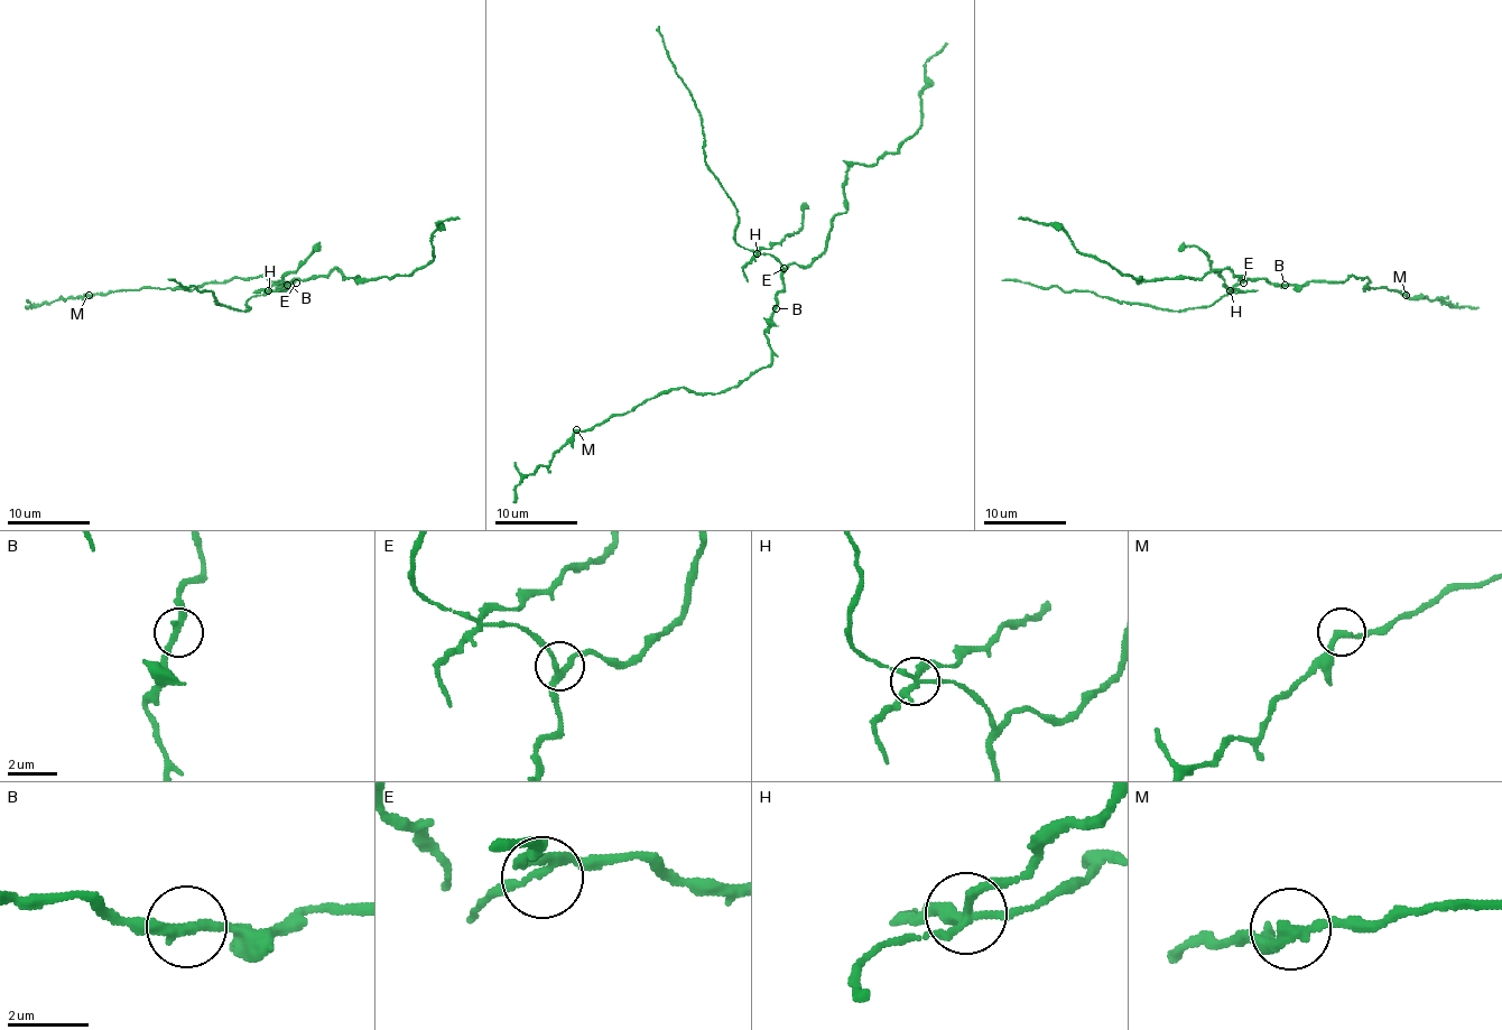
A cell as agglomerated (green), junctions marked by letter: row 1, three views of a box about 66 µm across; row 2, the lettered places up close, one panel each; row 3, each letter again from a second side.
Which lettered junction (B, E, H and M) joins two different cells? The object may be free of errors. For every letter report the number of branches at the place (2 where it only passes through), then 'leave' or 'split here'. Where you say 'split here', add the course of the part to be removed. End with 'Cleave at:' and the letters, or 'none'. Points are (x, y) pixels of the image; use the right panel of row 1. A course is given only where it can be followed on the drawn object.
B: branches 2; leave
E: branches 3; leave
H: branches 4; split here; course (1229, 290), (1201, 250), (1181, 246), (1178, 250)
M: branches 2; leave
Cleave at: H

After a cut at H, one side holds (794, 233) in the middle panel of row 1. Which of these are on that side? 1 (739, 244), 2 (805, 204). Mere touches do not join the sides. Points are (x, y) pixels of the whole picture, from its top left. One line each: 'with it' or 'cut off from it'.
1: cut off from it
2: with it

